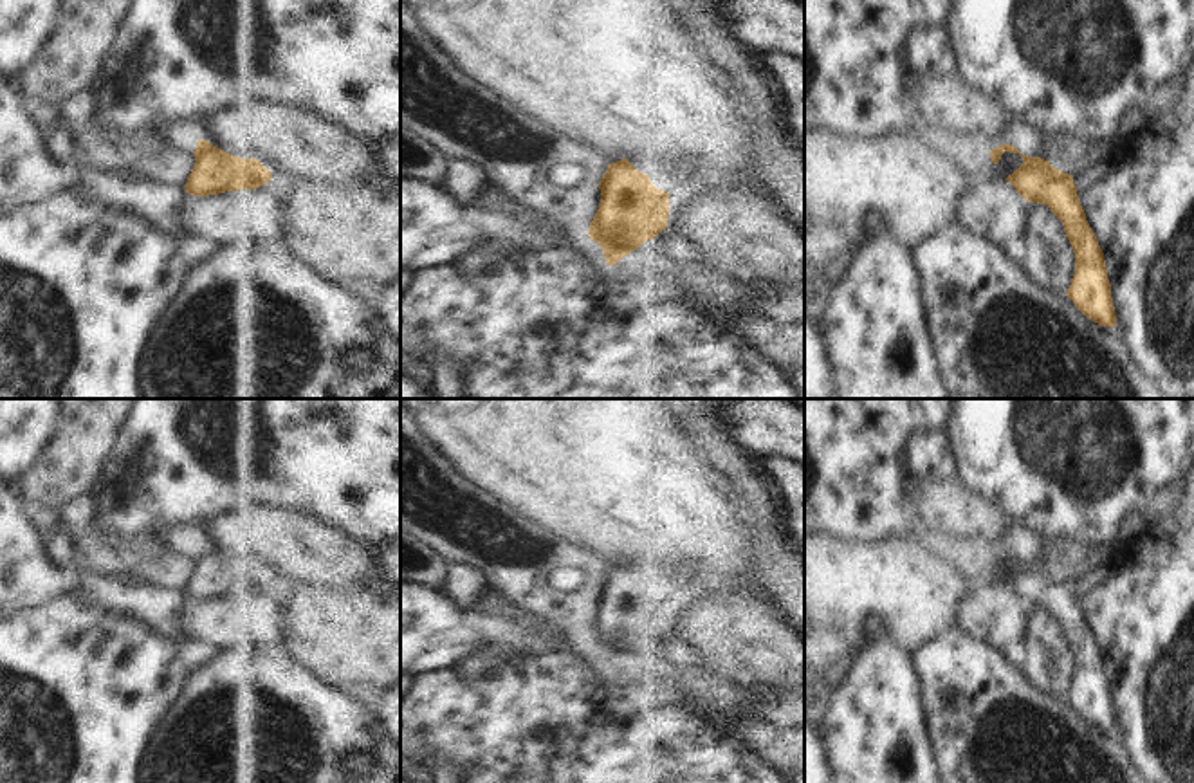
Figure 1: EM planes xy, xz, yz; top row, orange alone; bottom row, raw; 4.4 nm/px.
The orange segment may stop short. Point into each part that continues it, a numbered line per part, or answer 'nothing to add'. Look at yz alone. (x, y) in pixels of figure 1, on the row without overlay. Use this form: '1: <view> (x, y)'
nothing to add

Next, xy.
nothing to add

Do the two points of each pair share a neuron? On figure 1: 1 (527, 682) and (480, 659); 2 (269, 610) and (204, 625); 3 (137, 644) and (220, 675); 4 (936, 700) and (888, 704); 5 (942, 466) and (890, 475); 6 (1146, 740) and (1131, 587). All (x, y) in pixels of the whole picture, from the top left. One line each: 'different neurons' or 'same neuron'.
1: different neurons
2: same neuron
3: different neurons
4: different neurons
5: different neurons
6: same neuron

